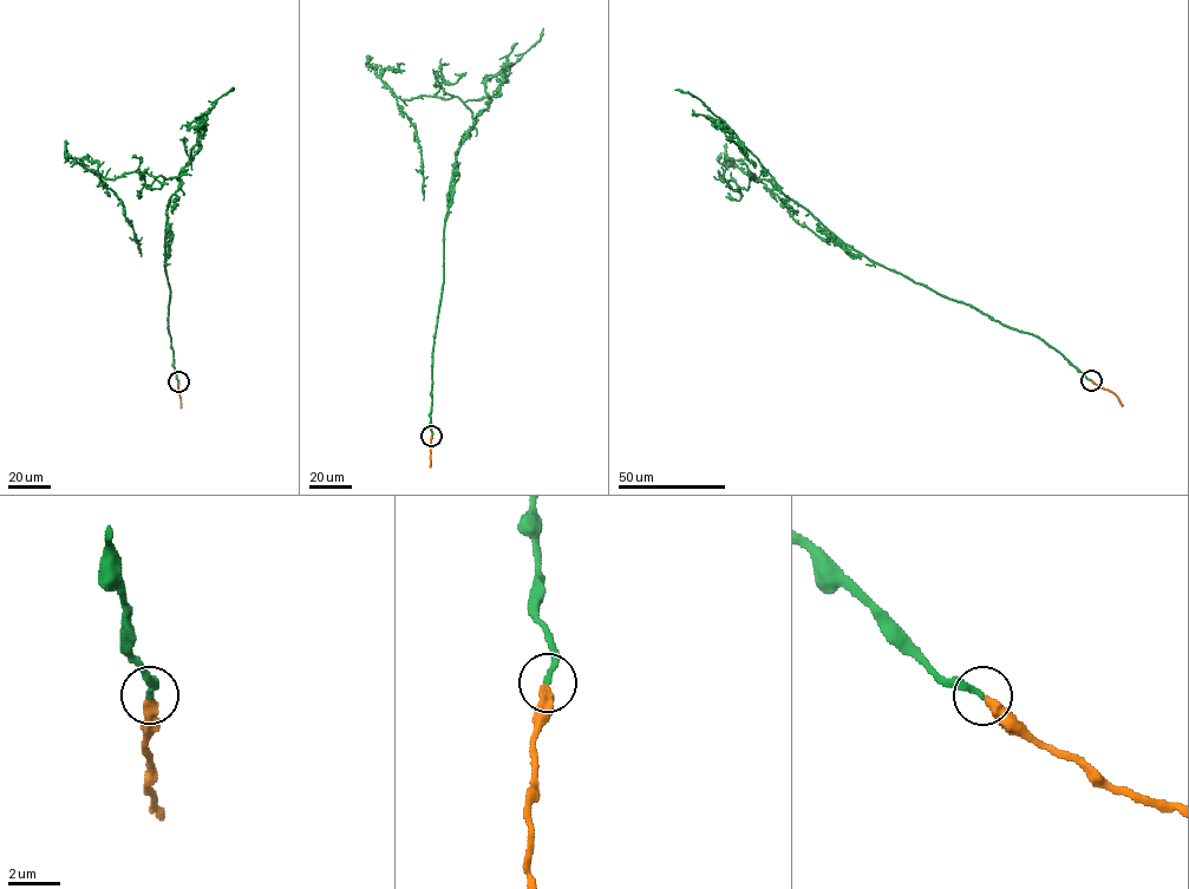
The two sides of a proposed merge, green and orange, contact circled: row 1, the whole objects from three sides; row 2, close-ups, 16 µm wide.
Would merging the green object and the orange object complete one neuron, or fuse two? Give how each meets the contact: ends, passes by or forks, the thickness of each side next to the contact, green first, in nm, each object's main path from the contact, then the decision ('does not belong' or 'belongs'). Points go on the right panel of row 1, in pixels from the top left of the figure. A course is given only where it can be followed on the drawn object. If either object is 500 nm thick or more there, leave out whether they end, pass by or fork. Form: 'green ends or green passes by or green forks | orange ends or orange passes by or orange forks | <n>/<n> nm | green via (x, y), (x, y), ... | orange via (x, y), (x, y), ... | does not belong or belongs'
green ends | orange ends | 240/400 nm | green via (1091, 380), (1036, 335), (870, 261), (773, 180), (755, 181), (752, 174), (799, 224), (856, 257) | orange via (1091, 380), (1111, 391), (1122, 406) | belongs

